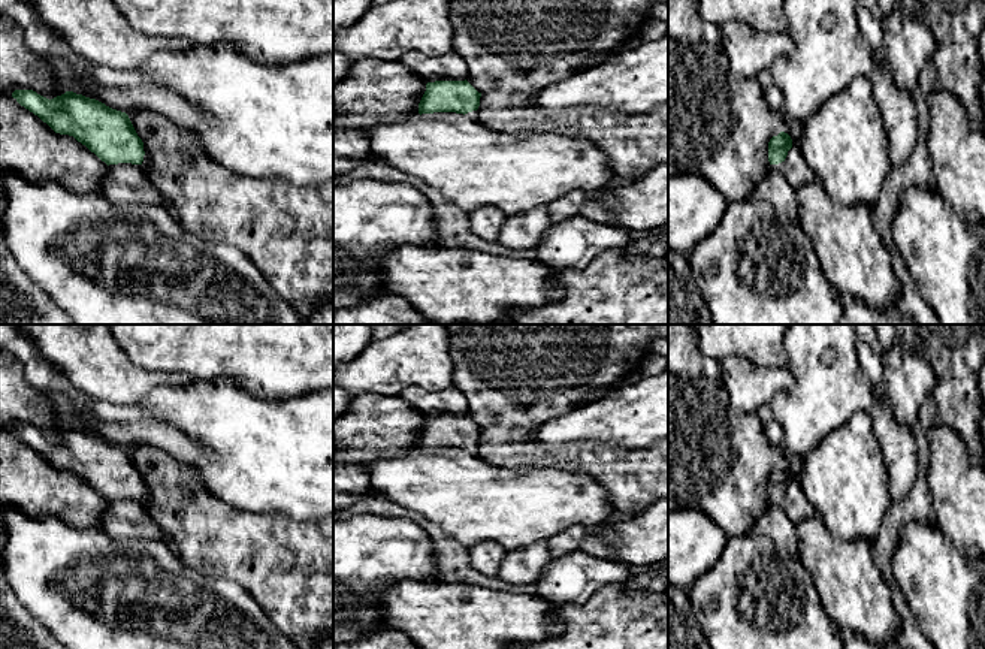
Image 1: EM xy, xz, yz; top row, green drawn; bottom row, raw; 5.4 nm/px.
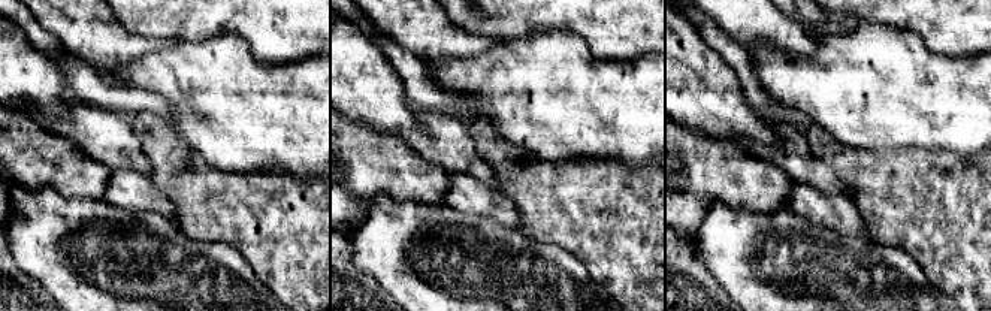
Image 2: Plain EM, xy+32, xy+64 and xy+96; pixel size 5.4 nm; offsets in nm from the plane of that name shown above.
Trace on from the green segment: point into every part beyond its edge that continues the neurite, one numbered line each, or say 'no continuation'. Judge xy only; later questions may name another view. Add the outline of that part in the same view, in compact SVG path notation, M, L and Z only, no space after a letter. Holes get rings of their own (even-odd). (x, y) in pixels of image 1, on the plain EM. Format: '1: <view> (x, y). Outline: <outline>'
no continuation

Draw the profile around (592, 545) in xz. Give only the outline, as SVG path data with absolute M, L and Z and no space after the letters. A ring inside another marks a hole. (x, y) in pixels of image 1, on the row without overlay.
M587 534L580 544L580 552L584 552L602 559L617 561L614 549L604 540L598 538L596 535Z

